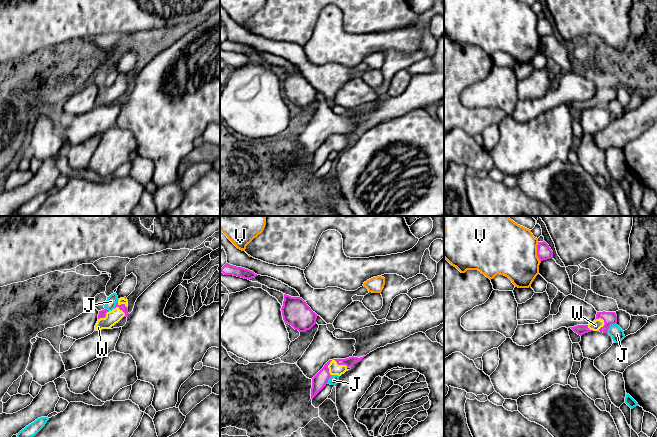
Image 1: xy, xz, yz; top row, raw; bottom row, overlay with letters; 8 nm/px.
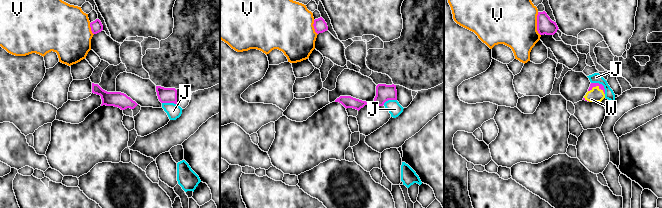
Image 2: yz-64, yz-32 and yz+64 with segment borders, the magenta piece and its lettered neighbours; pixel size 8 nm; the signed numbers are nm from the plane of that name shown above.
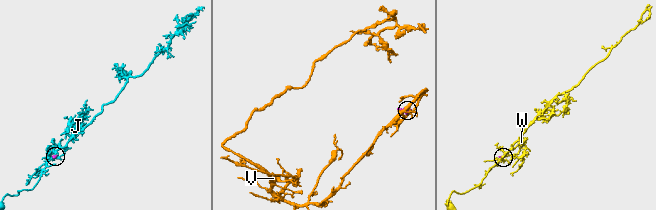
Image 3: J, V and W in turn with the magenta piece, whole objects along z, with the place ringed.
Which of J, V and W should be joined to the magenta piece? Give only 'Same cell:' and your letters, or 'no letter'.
Same cell: W

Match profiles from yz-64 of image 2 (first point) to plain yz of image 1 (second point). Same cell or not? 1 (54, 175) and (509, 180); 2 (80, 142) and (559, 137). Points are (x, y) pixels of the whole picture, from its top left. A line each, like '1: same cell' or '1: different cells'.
1: different cells
2: same cell

